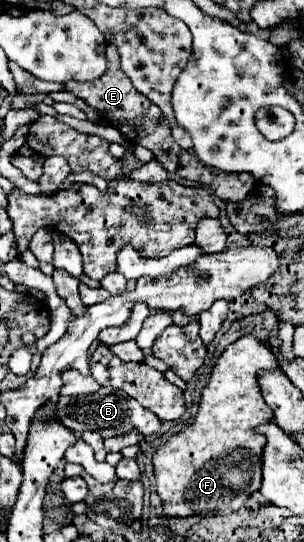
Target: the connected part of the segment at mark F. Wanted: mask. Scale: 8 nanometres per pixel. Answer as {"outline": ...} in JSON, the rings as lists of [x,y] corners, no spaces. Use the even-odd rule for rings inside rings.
{"outline":[[[252,335],[228,345],[218,357],[202,391],[196,419],[164,441],[152,457],[156,493],[164,505],[164,517],[228,515],[238,511],[258,491],[264,439],[256,433],[256,427],[272,419],[272,411],[258,387],[258,369],[276,367],[278,359],[272,349]]]}

